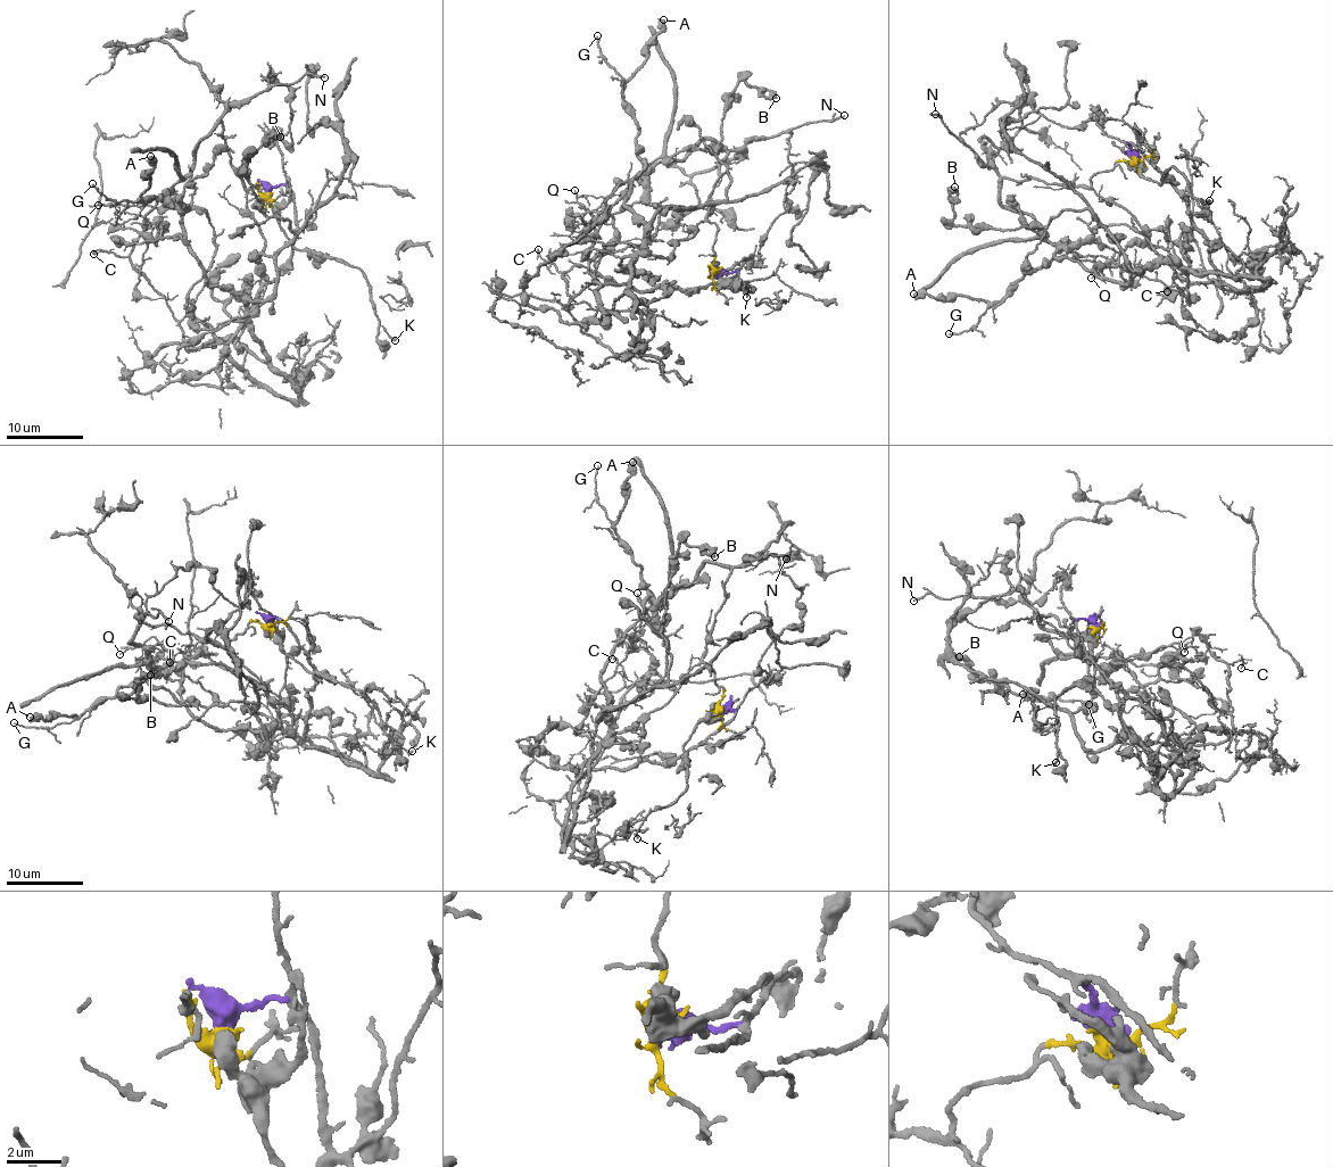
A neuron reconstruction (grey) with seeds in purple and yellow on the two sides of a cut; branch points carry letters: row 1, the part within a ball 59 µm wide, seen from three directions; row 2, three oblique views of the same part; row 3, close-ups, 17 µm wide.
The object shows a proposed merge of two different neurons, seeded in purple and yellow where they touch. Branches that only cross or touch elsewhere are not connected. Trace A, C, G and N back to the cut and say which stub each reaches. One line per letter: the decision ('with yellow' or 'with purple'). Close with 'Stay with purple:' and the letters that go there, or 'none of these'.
A: with purple
C: with purple
G: with purple
N: with yellow
Stay with purple: A, C, G

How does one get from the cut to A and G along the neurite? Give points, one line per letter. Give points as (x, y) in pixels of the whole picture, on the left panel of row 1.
A: (266, 193), (291, 190), (295, 241), (225, 342), (185, 305), (213, 225), (175, 197), (140, 200), (150, 155)
G: (266, 193), (291, 190), (295, 241), (225, 342), (185, 305), (215, 249), (206, 213), (92, 183)

